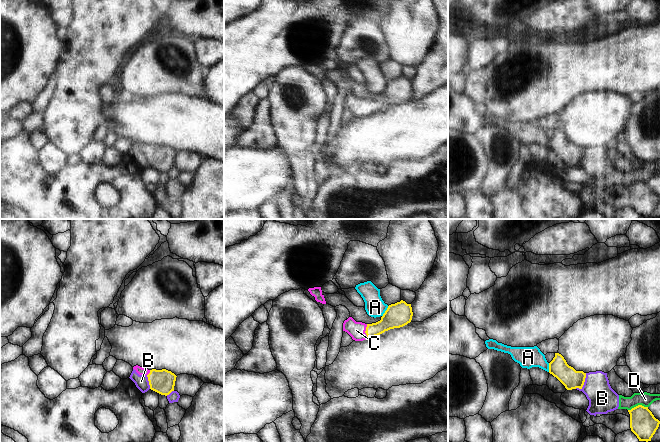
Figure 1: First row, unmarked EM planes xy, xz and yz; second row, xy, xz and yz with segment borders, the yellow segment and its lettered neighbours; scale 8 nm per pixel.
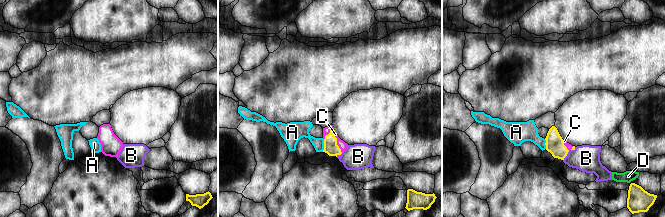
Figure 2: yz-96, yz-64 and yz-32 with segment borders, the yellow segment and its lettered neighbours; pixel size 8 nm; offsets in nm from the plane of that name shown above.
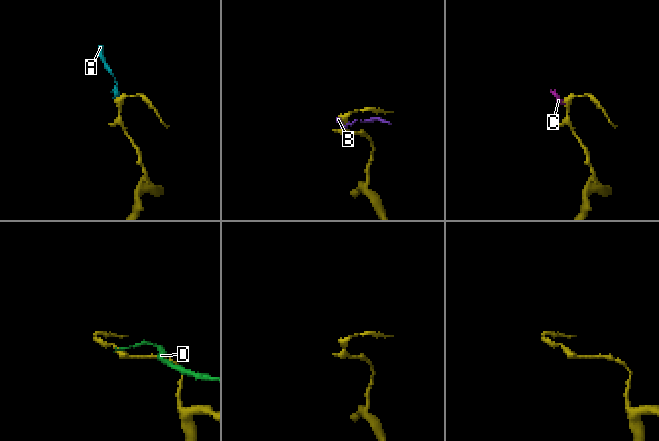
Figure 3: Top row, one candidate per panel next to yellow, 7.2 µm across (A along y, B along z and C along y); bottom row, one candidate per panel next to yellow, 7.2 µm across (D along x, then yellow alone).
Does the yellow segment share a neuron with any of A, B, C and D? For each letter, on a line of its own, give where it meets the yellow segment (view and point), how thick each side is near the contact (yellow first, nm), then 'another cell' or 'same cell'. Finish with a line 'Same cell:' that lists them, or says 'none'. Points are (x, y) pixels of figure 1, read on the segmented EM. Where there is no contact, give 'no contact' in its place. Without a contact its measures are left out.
A: meets yellow in xz at (385, 311); 200 nm thick on the yellow side, 160 nm on the other; another cell
B: meets yellow in yz at (583, 383); 160 nm thick on the yellow side, 220 nm on the other; another cell
C: meets yellow in xz at (366, 330); 180 nm thick on the yellow side, 140 nm on the other; same cell
D: meets yellow in yz at (638, 405); 220 nm thick on the yellow side, 120 nm on the other; another cell
Same cell: C

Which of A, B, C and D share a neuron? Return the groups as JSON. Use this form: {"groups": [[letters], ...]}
{"groups": [["A"], ["B", "D"], ["C"]]}

